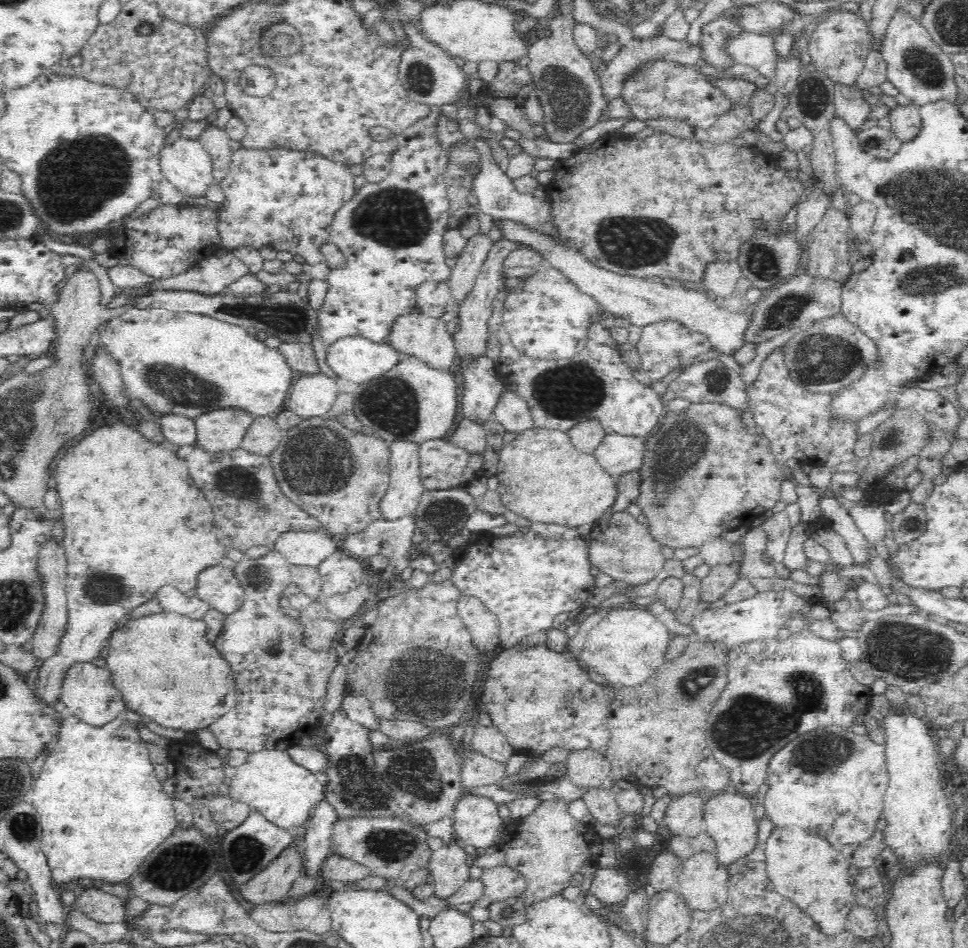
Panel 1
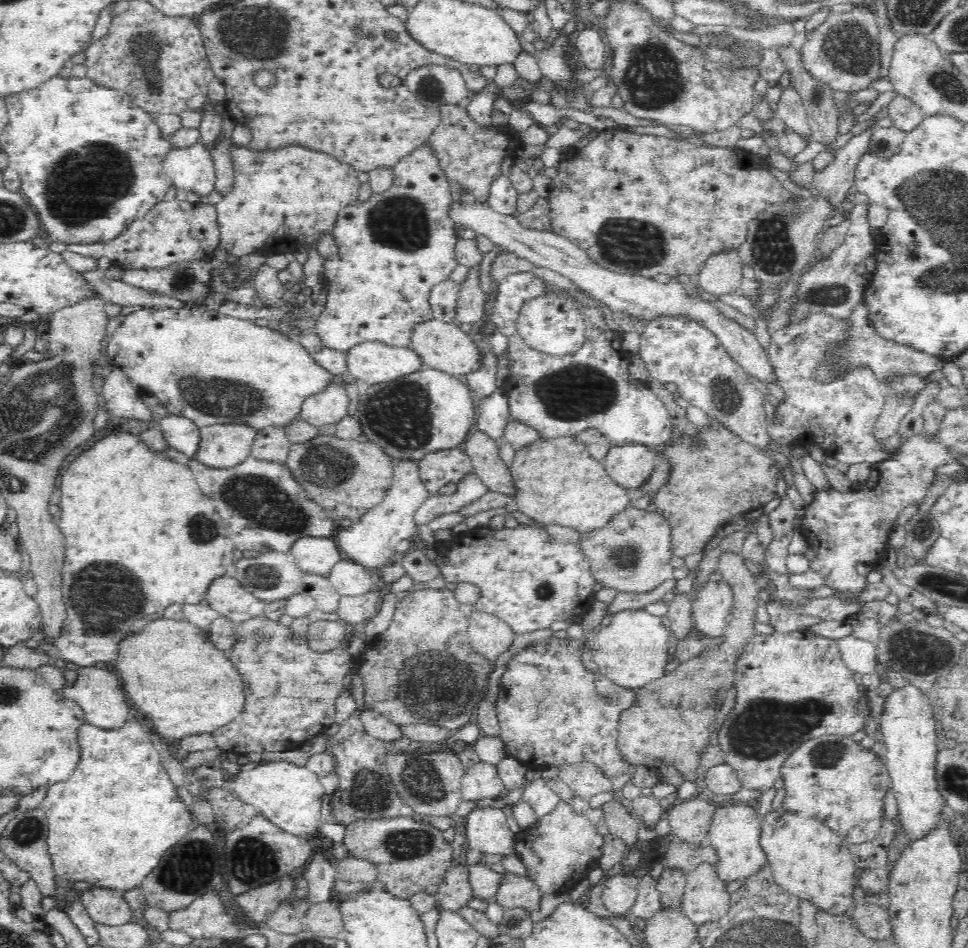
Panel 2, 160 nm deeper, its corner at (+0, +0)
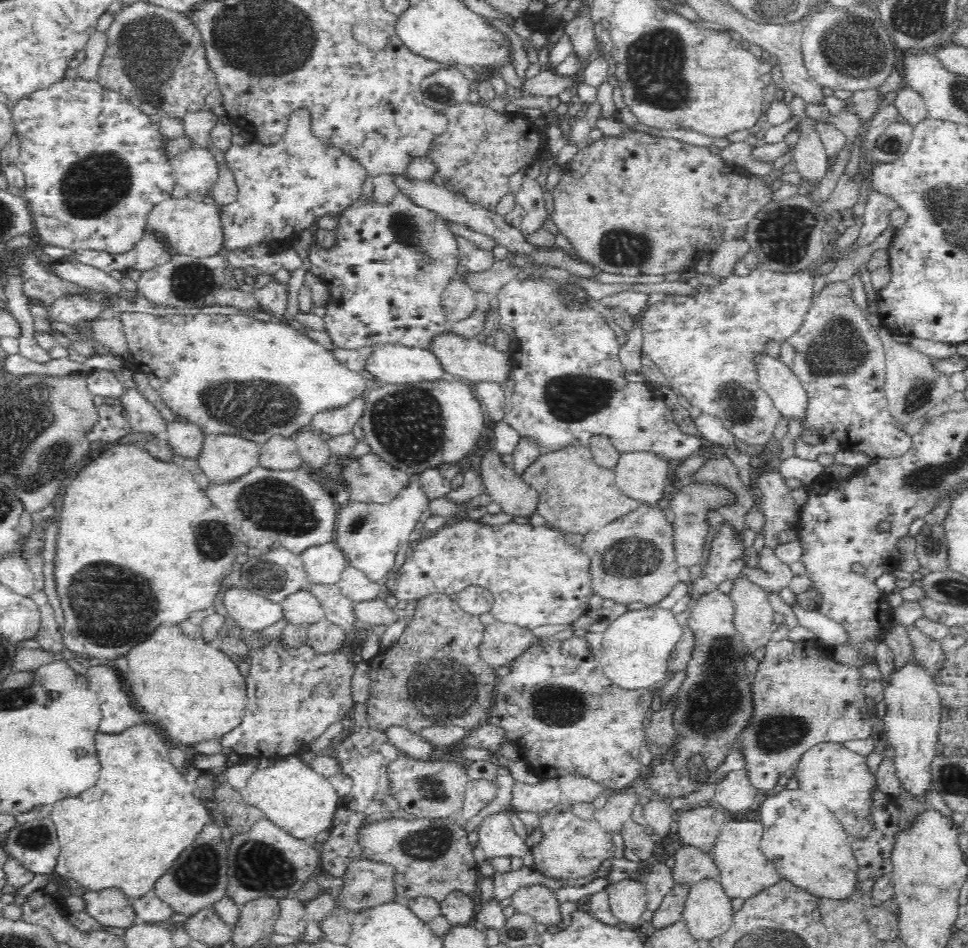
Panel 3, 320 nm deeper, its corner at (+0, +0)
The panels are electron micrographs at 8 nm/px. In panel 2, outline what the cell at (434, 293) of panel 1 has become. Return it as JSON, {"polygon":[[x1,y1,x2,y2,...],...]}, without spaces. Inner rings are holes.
{"polygon":[[448,278,446,281,435,284,429,292,428,302,432,319,455,322,455,304,459,284]]}

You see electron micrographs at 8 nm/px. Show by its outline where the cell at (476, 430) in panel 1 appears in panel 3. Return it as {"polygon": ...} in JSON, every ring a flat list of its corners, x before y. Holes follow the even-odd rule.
{"polygon":[[484,448,478,462,485,492,512,516,529,518,538,504,538,494,524,482,520,475,502,462,501,454,494,448]]}

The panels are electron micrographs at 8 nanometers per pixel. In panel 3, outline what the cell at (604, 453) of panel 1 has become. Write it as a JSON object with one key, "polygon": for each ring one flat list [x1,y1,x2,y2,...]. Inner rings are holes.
{"polygon":[[624,452,620,454,614,466,615,483,617,487,630,498,641,504,658,506,660,500,666,501,664,488,672,478,668,475,669,464,667,460,654,452]]}

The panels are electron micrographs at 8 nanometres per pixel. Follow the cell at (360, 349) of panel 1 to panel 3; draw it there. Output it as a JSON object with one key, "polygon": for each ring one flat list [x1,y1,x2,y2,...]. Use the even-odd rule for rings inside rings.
{"polygon":[[398,344,376,345,366,358,363,369,385,385,447,378,430,350]]}

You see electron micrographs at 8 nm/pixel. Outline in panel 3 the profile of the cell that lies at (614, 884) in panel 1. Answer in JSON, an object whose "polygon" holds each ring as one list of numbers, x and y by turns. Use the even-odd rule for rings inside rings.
{"polygon":[[633,878,612,885,609,905,612,914,620,919,620,922,642,929,641,915,646,911,647,901,645,887,642,882,636,882]]}

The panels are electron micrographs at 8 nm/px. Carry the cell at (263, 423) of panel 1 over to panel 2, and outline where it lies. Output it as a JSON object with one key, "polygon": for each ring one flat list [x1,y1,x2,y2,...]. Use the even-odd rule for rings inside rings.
{"polygon":[[280,425,259,428,251,444,251,455,258,460,268,460,284,465,291,443,284,427]]}

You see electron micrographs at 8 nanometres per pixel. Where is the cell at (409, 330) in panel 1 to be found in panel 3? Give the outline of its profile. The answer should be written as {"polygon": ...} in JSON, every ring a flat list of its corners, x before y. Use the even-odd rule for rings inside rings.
{"polygon":[[452,331,436,334,430,339,430,353,436,357,447,377,458,378,469,384,476,382,505,383,509,378,509,352,500,352,494,346,478,342,475,338,465,338]]}

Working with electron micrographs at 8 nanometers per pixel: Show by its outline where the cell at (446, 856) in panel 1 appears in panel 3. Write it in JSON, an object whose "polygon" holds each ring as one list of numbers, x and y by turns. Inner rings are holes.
{"polygon":[[462,890,450,891,439,904,441,914,452,925,466,925,474,921,477,900]]}

